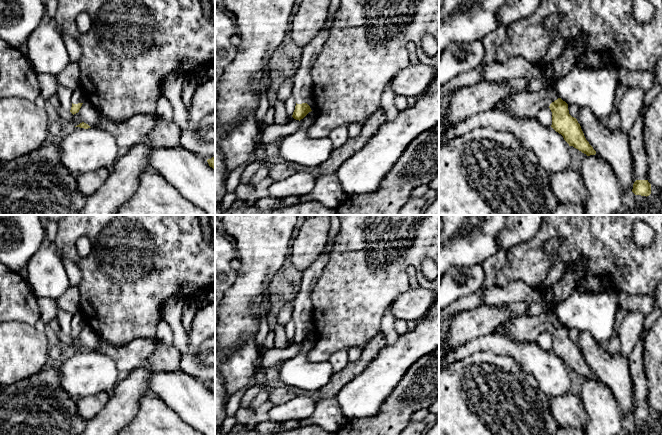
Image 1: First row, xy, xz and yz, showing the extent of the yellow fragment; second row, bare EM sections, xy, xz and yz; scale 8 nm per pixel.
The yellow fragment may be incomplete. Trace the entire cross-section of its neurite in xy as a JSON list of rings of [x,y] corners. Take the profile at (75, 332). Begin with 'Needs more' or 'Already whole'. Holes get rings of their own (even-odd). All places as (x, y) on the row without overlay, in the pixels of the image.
Needs more. [[[80,312],[76,313],[72,317],[71,326],[72,331],[70,336],[74,339],[79,336],[82,328],[86,325],[86,321],[83,318],[83,316],[80,314]]]

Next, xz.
Needs more. [[[334,241],[327,242],[319,257],[302,273],[300,288],[293,299],[292,321],[296,330],[292,341],[296,344],[300,345],[312,335],[306,327],[306,323],[312,318],[311,292],[329,261],[333,244]]]

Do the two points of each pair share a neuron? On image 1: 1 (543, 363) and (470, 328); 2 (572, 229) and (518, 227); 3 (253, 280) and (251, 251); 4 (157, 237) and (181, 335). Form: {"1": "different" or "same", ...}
{"1": "different", "2": "different", "3": "same", "4": "different"}

